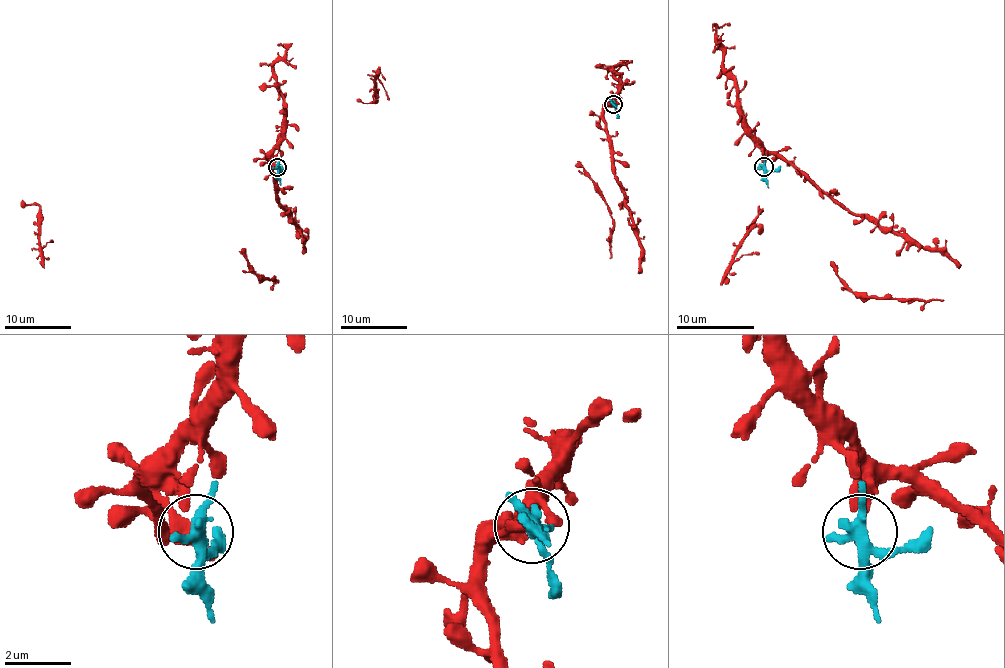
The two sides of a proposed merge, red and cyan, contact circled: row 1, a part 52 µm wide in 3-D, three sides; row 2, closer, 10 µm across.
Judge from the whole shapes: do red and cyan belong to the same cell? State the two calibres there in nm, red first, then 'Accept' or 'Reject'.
Thickness 420 nm (red) against 320 nm. Reject

